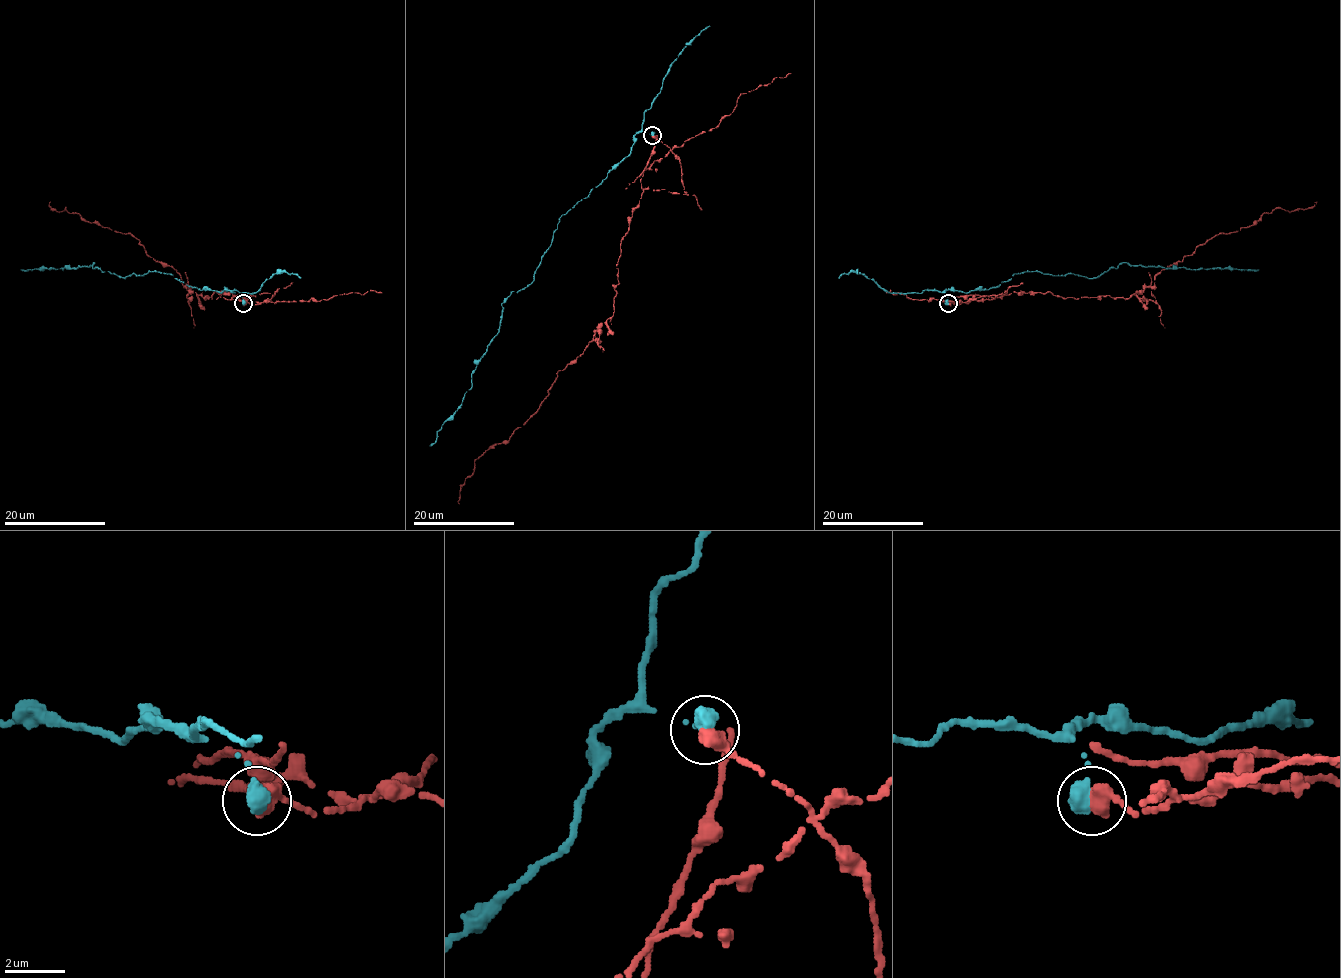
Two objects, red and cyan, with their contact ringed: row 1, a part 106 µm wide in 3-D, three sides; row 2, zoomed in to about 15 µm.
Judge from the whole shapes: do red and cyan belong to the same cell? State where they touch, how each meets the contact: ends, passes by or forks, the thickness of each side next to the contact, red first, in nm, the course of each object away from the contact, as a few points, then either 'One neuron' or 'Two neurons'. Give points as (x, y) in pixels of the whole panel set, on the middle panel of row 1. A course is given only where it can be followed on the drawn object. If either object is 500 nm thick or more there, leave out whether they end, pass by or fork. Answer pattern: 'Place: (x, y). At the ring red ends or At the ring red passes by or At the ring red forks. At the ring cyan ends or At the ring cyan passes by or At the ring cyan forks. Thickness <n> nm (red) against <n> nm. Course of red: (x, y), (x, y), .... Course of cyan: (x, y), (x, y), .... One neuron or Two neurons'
Place: (652, 135). Thickness 550 nm (red) against 550 nm. Course of red: (653, 135), (670, 151), (642, 171), (620, 246), (613, 315), (557, 372), (539, 408), (474, 461), (459, 503). Course of cyan: (653, 135), (639, 131), (628, 154), (561, 215), (533, 280), (502, 302), (499, 333), (472, 386), (430, 446). Two neurons

